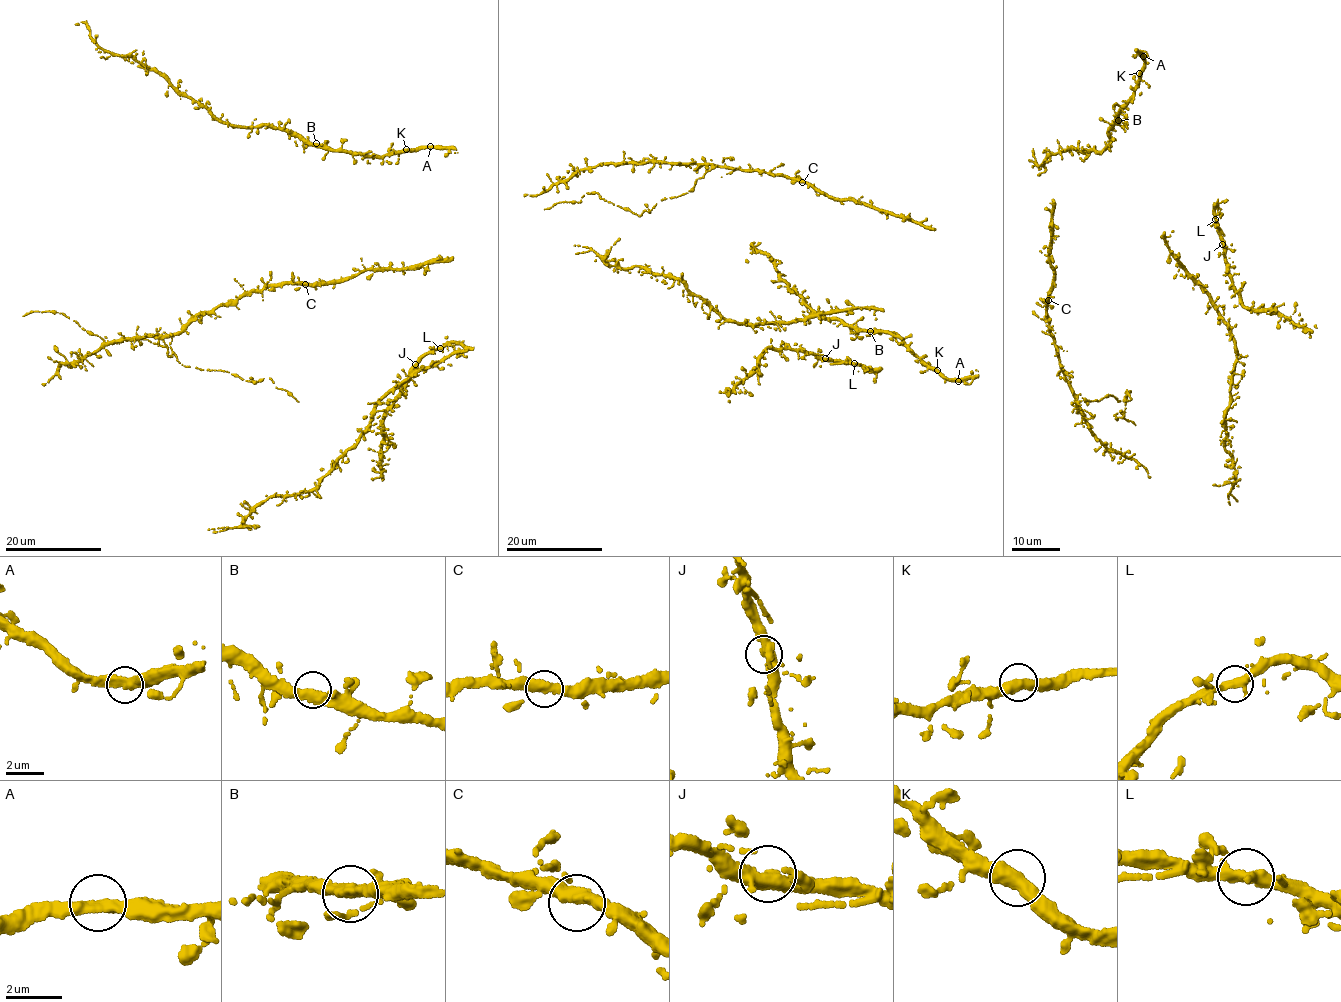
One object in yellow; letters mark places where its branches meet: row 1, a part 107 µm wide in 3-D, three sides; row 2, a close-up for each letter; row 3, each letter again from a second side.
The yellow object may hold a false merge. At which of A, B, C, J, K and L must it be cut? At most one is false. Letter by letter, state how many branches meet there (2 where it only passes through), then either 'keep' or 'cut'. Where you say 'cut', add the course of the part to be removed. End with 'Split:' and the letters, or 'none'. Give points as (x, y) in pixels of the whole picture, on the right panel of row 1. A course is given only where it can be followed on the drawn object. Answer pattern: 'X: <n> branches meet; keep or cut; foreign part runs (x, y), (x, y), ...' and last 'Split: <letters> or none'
A: 2 branches meet; keep
B: 2 branches meet; keep
C: 2 branches meet; keep
J: 2 branches meet; keep
K: 2 branches meet; keep
L: 2 branches meet; keep
Split: none

